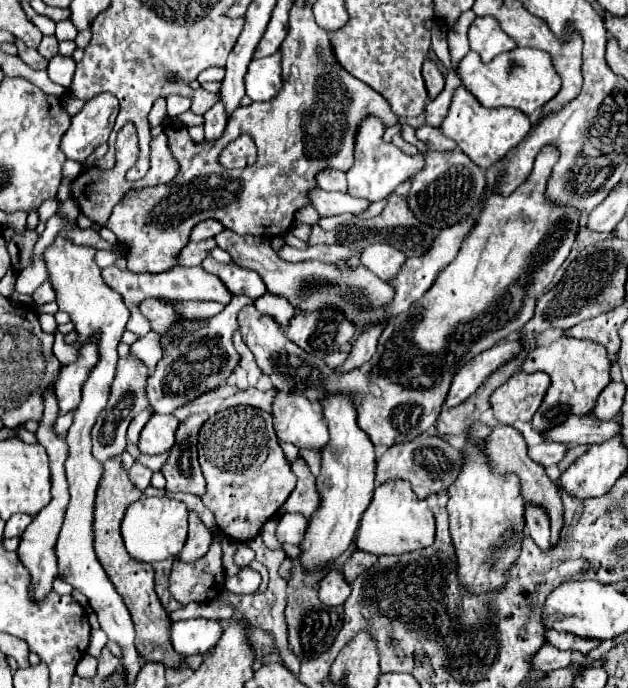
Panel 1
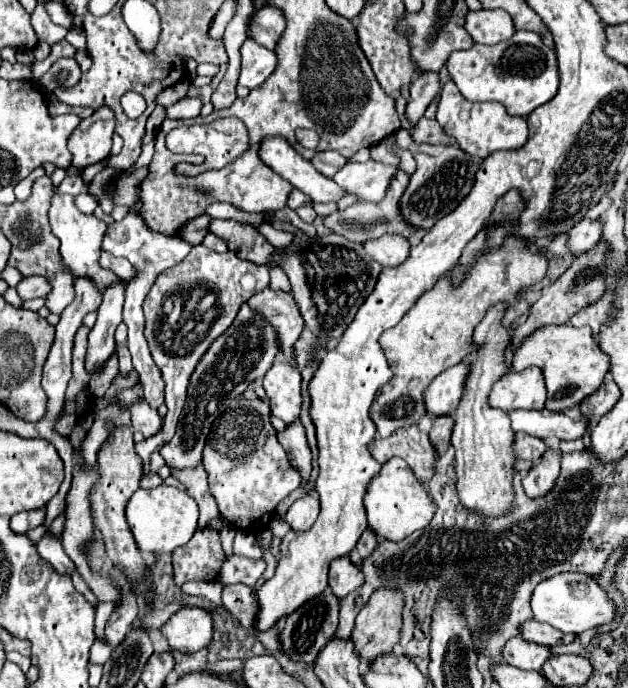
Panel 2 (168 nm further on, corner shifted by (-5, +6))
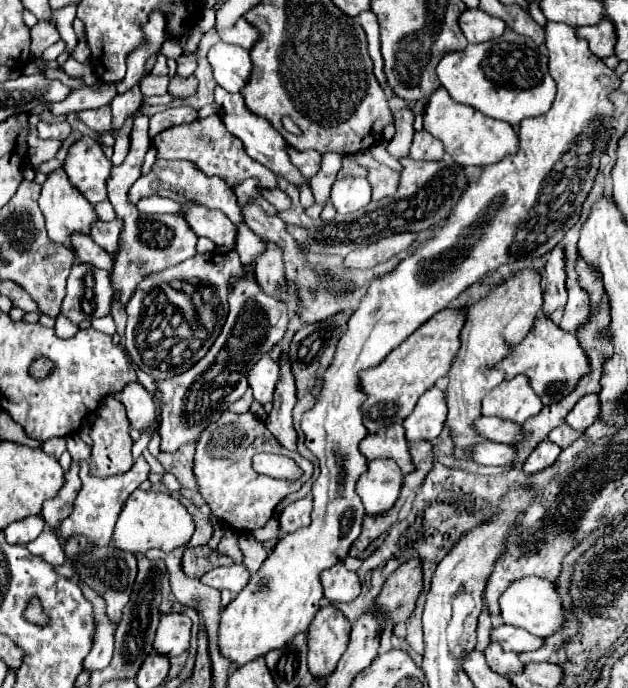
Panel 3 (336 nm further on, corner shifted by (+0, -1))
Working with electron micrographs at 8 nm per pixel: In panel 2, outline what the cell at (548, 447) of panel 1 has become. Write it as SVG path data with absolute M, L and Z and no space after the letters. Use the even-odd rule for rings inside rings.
M517 436L517 440L515 440L515 454L517 454L517 458L525 458L525 460L531 460L531 462L537 464L543 458L545 450L547 450L547 444L541 438Z

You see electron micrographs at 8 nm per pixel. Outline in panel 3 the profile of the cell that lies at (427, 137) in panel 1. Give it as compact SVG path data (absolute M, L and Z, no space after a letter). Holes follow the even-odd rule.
M422 129L422 131L414 133L414 141L412 141L412 149L410 149L412 159L440 161L442 155L444 155L444 147L428 131Z

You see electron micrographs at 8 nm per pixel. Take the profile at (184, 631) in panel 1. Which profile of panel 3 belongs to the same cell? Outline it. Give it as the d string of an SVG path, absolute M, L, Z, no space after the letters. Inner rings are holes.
M182 613L162 615L152 645L160 655L176 657L188 649L190 629L192 629L190 617L186 617Z

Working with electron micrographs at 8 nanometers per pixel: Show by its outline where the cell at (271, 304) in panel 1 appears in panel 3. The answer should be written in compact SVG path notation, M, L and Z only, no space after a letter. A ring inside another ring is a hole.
M236 225L238 229L238 239L236 239L236 251L240 255L240 261L256 261L256 257L264 251L264 243L260 241L258 235L254 235L246 225Z

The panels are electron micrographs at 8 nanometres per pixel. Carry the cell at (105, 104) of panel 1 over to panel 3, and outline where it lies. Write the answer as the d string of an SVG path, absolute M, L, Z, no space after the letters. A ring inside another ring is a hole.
M82 137L68 151L64 163L68 181L92 203L108 199L106 179L110 177L112 161L106 159L100 143L90 137Z

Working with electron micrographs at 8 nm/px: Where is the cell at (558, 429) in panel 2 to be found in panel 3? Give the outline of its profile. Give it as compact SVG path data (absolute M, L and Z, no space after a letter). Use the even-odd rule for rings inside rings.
M478 417L474 427L484 439L506 443L506 445L516 441L516 429L520 429L520 425L508 425L506 421L500 421L498 417Z

